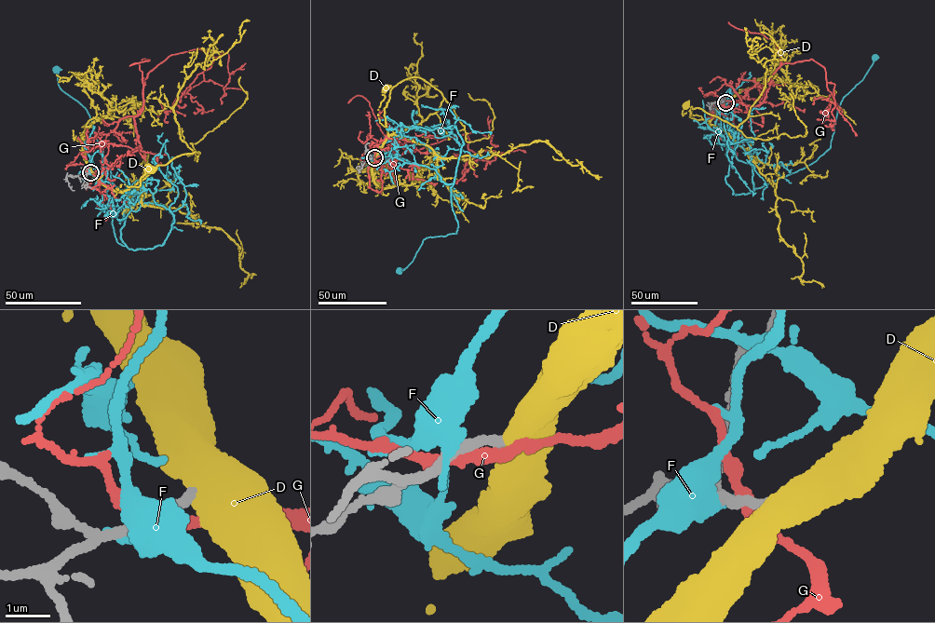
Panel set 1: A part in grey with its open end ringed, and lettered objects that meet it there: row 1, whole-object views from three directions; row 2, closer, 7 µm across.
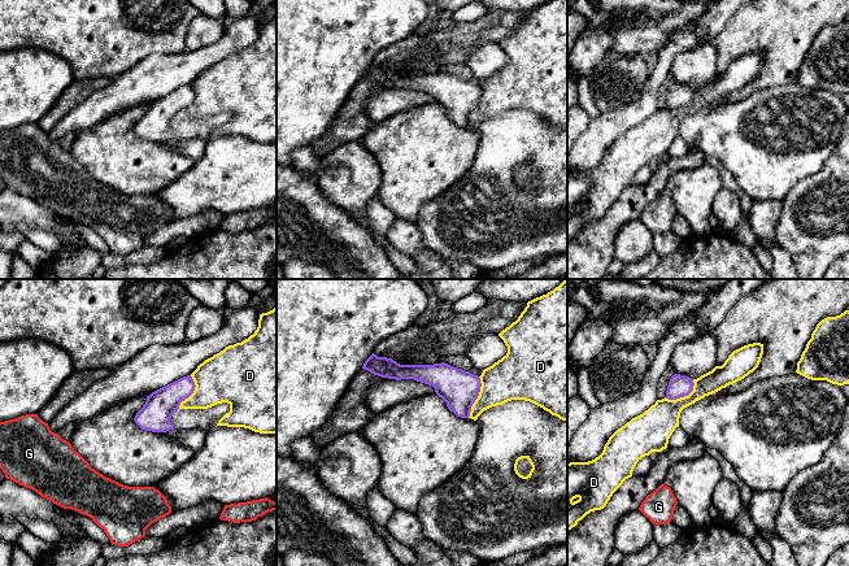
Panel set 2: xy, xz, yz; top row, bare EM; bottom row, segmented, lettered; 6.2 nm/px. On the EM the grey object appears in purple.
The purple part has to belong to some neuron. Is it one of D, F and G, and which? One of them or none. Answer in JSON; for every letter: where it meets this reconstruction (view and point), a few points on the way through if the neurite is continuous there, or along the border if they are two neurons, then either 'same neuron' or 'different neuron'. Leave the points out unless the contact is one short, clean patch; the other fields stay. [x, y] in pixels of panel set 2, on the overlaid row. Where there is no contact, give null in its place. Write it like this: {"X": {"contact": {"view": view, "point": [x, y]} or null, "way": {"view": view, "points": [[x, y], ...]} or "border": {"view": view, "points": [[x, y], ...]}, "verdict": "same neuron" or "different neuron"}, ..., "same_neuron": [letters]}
{"D": {"contact": {"view": "xz", "point": [477, 397]}, "border": {"view": "xz", "points": [[479, 377], [479, 395], [467, 417]]}, "verdict": "different neuron"}, "F": {"contact": null, "verdict": "different neuron"}, "G": {"contact": null, "verdict": "different neuron"}, "same_neuron": []}

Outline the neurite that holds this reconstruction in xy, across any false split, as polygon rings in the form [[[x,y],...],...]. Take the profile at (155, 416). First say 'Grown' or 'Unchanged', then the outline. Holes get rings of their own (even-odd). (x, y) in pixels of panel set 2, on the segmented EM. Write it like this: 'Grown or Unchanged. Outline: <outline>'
Grown. Outline: [[[191,375],[183,376],[147,396],[136,413],[135,423],[145,431],[166,432],[170,430],[201,428],[209,431],[230,412],[230,404],[222,402],[208,409],[180,409],[182,401],[195,391]]]

